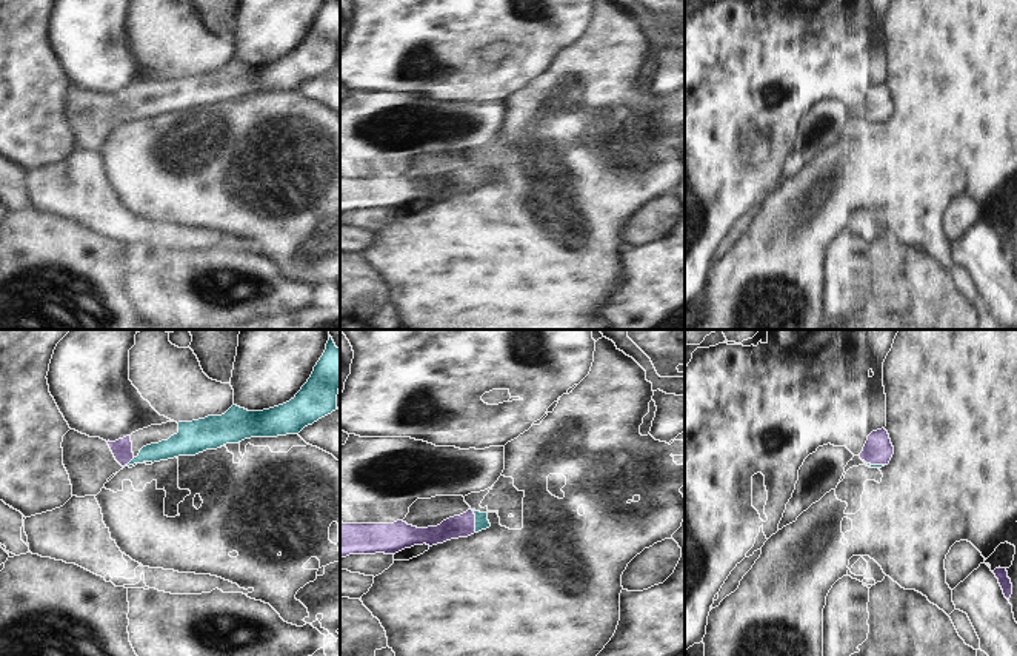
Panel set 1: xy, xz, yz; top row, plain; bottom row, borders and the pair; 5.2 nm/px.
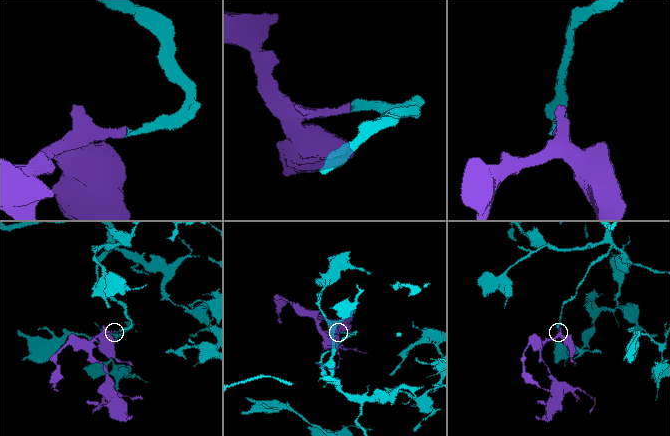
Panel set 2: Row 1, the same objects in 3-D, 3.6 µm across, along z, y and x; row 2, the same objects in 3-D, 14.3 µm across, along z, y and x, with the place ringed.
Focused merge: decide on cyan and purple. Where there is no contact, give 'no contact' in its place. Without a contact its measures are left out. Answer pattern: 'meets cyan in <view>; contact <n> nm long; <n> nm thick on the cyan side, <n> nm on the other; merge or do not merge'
meets cyan in xz; contact 120 nm long; 70 nm thick on the cyan side, 120 nm on the other; merge

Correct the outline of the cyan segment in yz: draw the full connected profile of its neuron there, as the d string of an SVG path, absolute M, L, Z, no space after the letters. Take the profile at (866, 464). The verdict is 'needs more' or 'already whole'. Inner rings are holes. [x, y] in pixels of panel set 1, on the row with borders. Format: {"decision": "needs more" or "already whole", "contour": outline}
{"decision": "needs more", "contour": "M885 428L872 431L860 453L860 459L871 468L882 468L889 464L894 454L889 434Z"}

